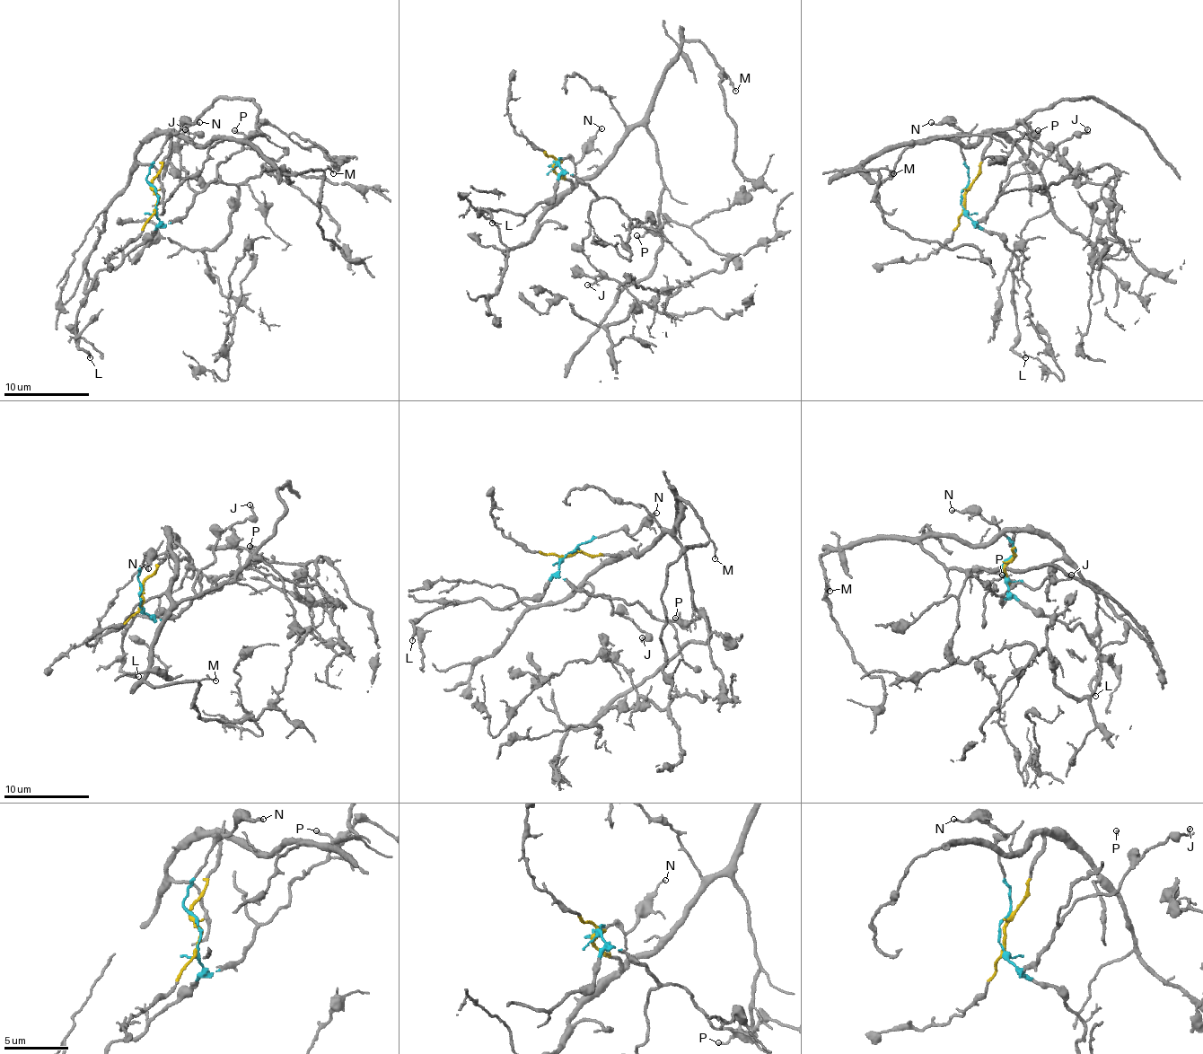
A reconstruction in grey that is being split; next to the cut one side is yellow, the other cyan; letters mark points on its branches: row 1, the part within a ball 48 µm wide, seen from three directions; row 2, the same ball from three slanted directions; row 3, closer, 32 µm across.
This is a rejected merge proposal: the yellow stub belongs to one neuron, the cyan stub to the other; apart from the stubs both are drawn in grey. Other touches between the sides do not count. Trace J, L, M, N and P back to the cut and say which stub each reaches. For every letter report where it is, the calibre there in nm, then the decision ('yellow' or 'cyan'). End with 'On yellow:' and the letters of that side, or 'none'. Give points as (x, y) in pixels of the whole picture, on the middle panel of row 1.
J: (587, 285) | 150 nm | cyan
L: (492, 223) | 200 nm | cyan
M: (735, 91) | 110 nm | yellow
N: (601, 128) | 120 nm | cyan
P: (636, 235) | 180 nm | cyan
On yellow: M

